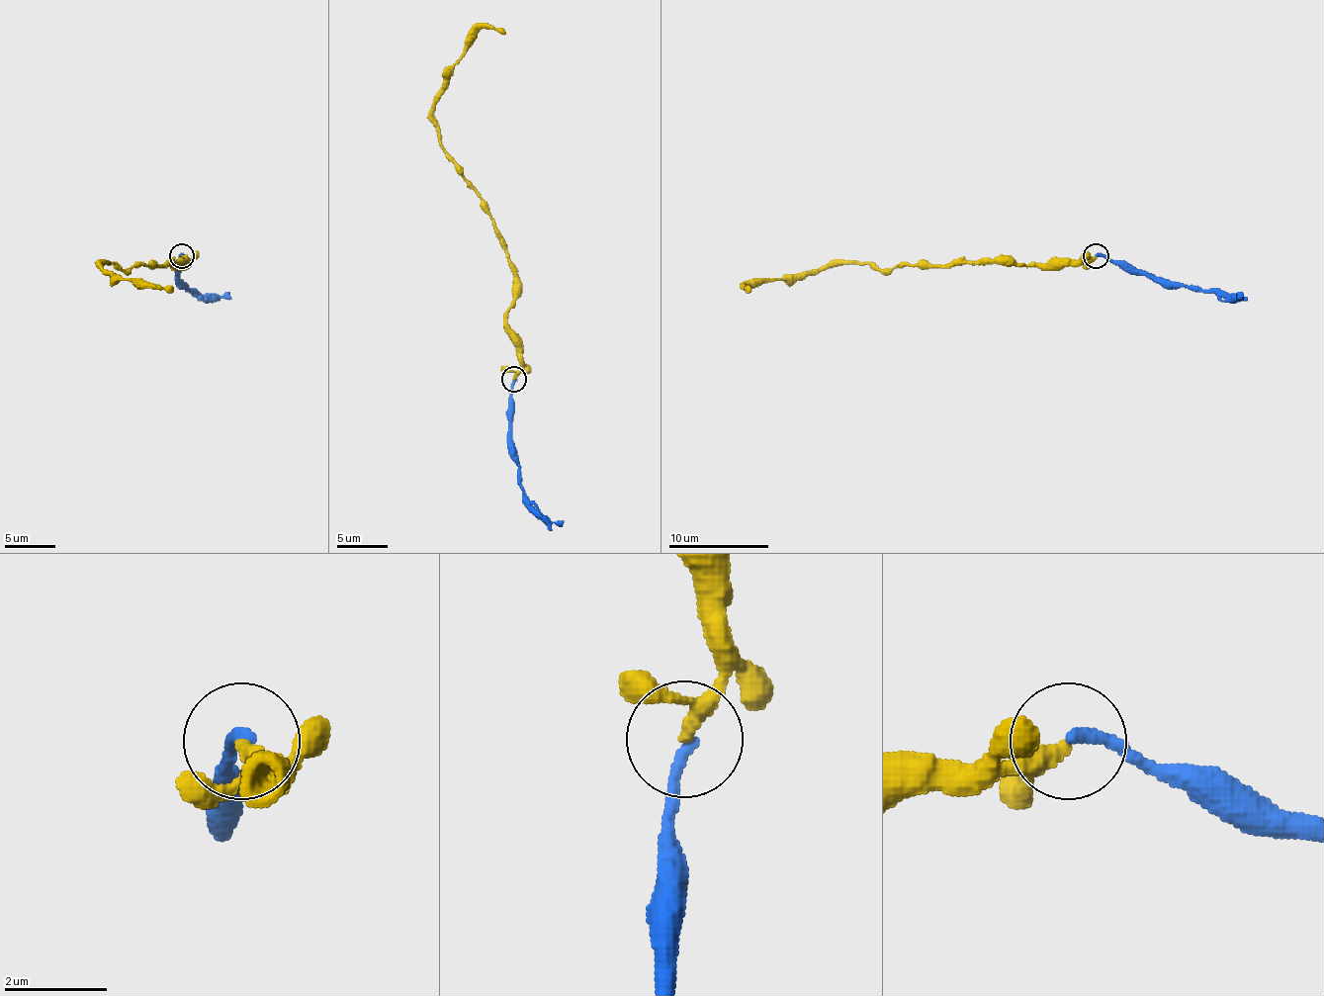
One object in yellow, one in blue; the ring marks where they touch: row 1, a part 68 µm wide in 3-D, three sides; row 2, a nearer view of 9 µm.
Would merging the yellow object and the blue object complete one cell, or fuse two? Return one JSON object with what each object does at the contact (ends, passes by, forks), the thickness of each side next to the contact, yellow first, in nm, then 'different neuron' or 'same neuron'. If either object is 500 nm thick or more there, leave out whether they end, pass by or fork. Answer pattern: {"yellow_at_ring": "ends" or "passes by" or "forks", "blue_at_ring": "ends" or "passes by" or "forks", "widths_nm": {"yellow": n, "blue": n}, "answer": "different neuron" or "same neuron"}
{"yellow_at_ring": "passes by", "blue_at_ring": "ends", "widths_nm": {"yellow": 240, "blue": 240}, "answer": "same neuron"}

